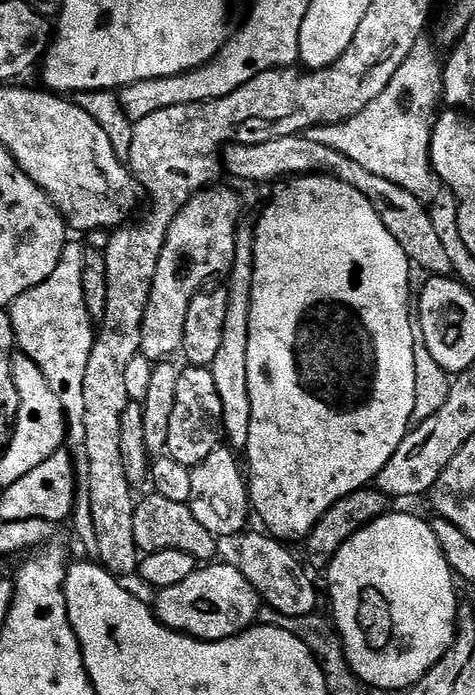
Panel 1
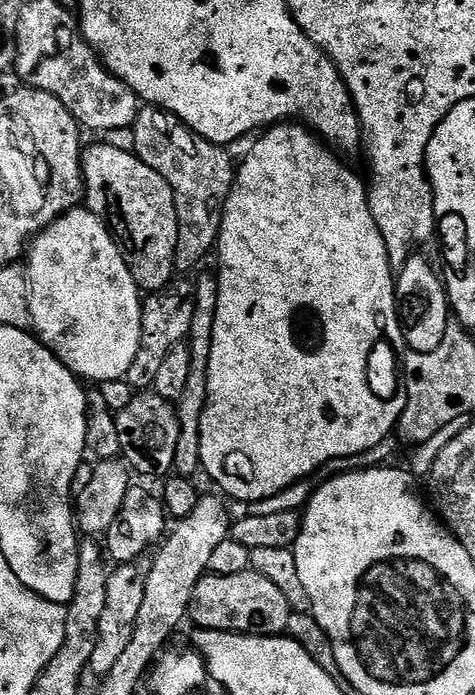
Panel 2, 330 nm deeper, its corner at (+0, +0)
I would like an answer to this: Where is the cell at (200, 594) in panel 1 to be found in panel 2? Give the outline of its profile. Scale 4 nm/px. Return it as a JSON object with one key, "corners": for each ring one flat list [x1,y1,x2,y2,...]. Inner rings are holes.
{"corners":[[251,570,225,576,205,574,198,586,194,586,194,596,188,607,188,616,197,629,242,632,250,636,285,635,292,613,282,590,278,590,274,582,262,578,262,574]]}

